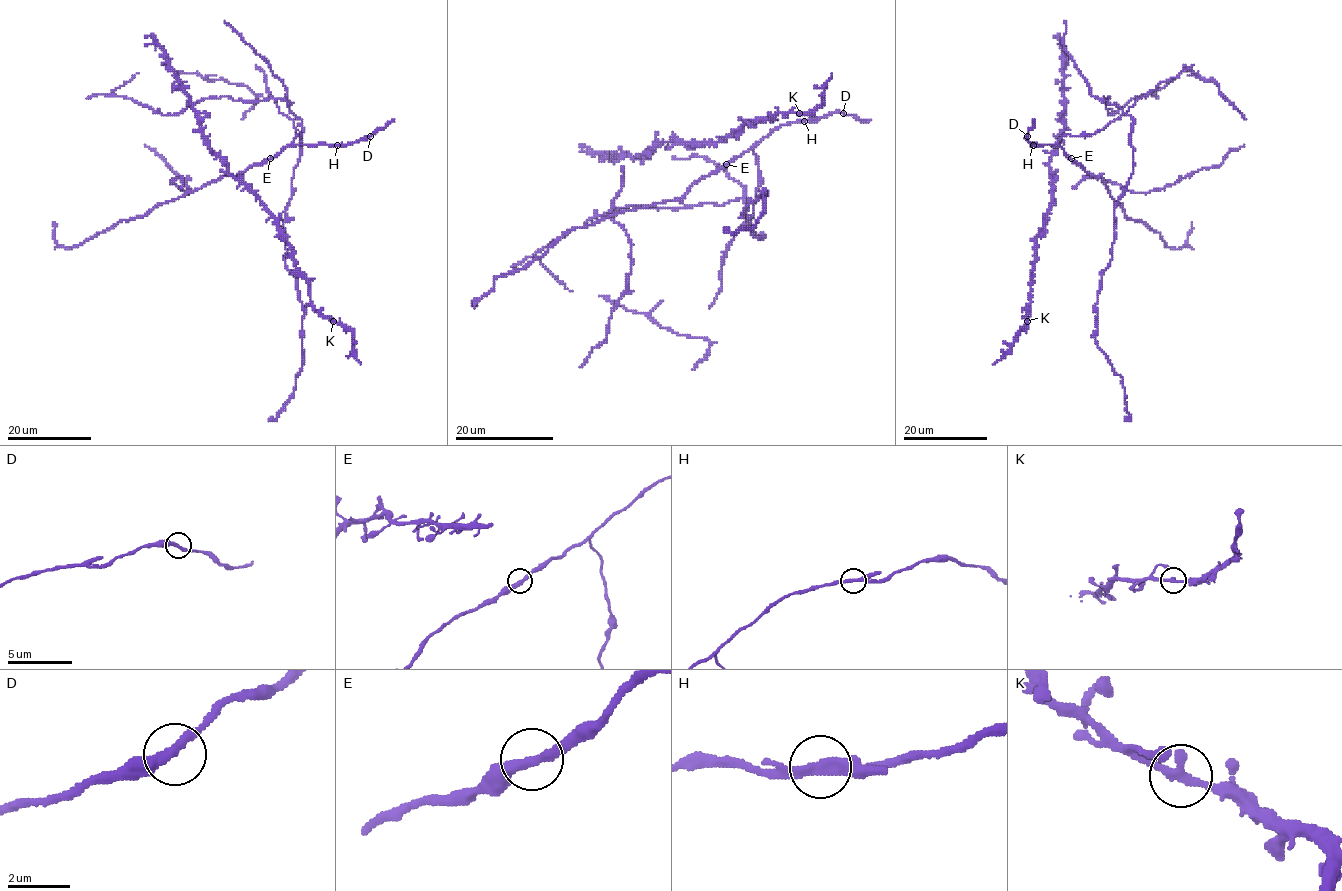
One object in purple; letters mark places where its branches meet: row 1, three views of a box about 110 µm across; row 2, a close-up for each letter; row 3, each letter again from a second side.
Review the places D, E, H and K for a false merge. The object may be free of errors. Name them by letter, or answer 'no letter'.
H

